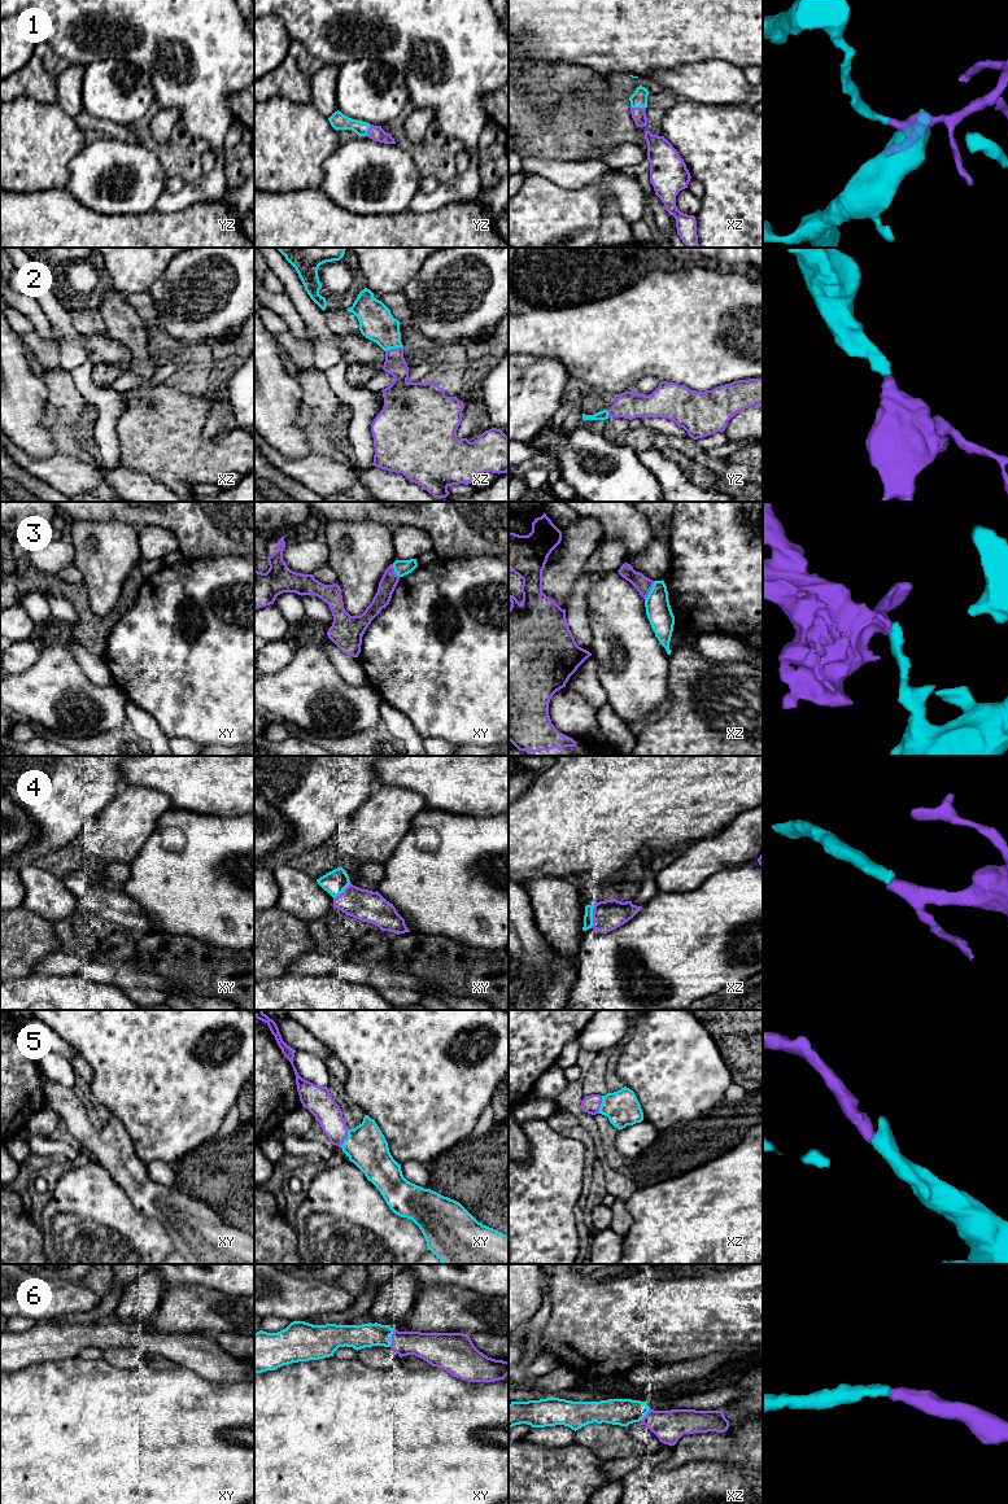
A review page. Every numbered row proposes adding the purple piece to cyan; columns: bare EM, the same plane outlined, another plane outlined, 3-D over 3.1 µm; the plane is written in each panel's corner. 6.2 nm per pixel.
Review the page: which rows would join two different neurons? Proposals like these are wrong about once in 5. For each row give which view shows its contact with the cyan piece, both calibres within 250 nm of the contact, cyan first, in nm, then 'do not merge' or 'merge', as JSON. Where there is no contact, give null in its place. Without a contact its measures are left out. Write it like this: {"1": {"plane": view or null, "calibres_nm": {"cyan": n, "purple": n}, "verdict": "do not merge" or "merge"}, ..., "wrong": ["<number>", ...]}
{"1": {"plane": "xz", "calibres_nm": {"cyan": 100, "purple": 90}, "verdict": "merge"}, "2": {"plane": "xz", "calibres_nm": {"cyan": 220, "purple": 130}, "verdict": "merge"}, "3": {"plane": "xz", "calibres_nm": {"cyan": 160, "purple": 100}, "verdict": "do not merge"}, "4": {"plane": "xz", "calibres_nm": {"cyan": 60, "purple": 190}, "verdict": "merge"}, "5": {"plane": "xy", "calibres_nm": {"cyan": 260, "purple": 160}, "verdict": "merge"}, "6": {"plane": "xy", "calibres_nm": {"cyan": 150, "purple": 180}, "verdict": "merge"}, "wrong": ["3"]}

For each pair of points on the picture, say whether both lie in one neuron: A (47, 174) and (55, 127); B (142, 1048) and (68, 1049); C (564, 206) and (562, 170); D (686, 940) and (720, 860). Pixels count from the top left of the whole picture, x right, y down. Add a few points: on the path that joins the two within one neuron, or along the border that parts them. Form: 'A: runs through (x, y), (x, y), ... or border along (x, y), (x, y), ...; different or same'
A: runs through (47, 162), (47, 139); same
B: border along (56, 1032), (79, 1053); different
C: border along (535, 175), (567, 188), (583, 188), (593, 183); different
D: border along (744, 861), (708, 875), (699, 884), (689, 890); different

